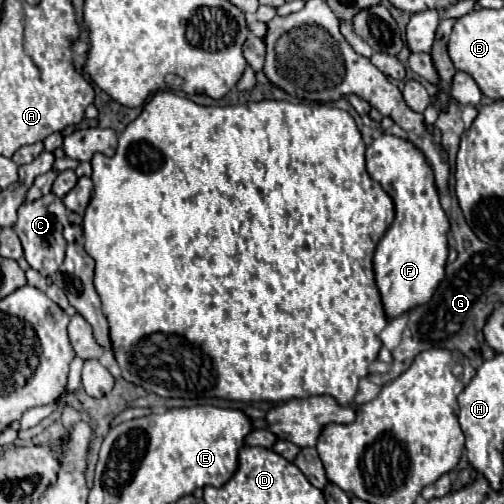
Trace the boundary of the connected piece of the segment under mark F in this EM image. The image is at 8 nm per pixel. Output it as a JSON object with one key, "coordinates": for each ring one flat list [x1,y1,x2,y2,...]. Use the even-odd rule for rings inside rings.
{"coordinates":[[383,134,373,140,365,158,369,176,381,184,395,204,395,220,379,240,373,256,381,302,385,306,387,320,393,320,415,306,427,304,437,284,445,278,449,218,439,204,433,170,429,168,423,152,411,142]]}

